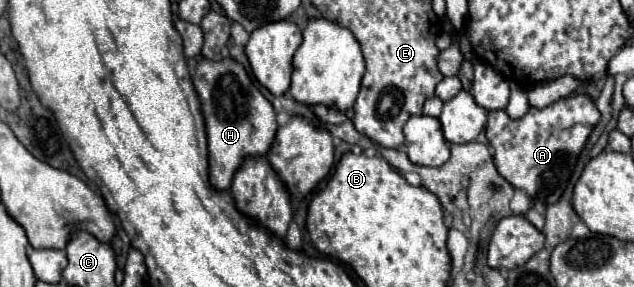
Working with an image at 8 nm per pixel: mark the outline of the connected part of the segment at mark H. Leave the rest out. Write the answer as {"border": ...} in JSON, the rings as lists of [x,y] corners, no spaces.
{"border":[[[234,58],[222,60],[200,60],[192,76],[194,88],[202,102],[208,136],[208,158],[210,158],[210,184],[218,190],[228,190],[234,172],[248,156],[264,156],[274,142],[278,124],[272,104],[252,84],[248,72]]]}

